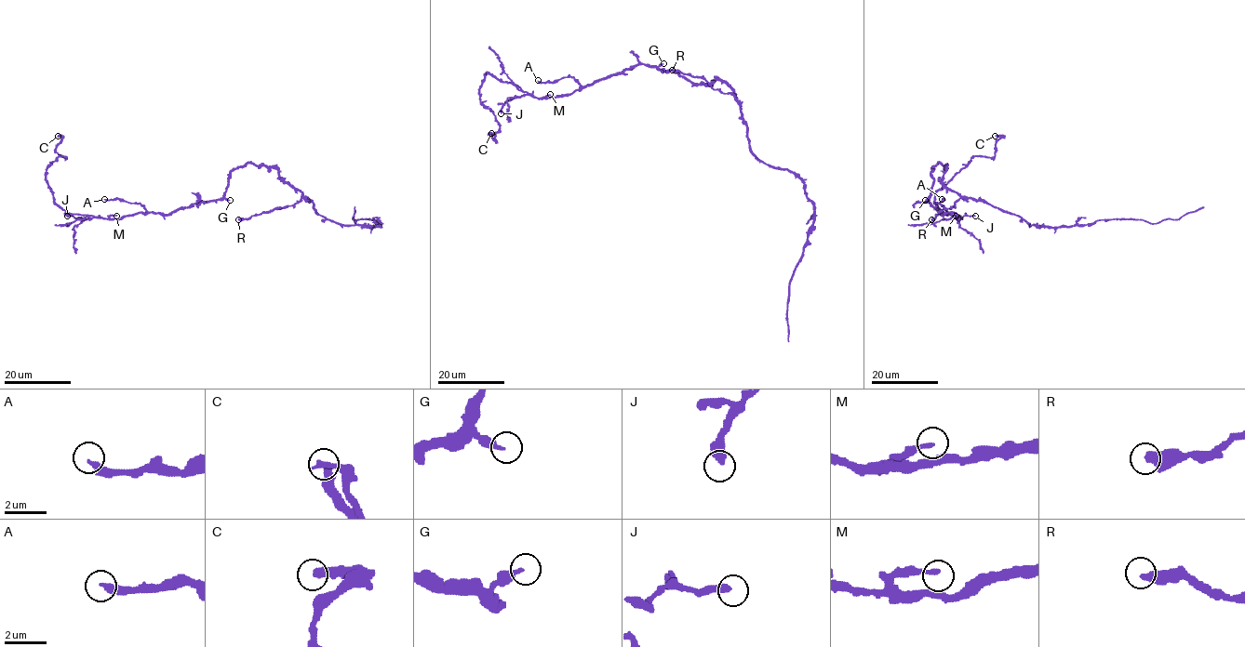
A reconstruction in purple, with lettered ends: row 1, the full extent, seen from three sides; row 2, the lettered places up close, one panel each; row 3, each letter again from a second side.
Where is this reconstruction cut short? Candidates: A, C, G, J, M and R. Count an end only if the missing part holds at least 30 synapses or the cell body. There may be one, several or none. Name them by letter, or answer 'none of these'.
none of these

